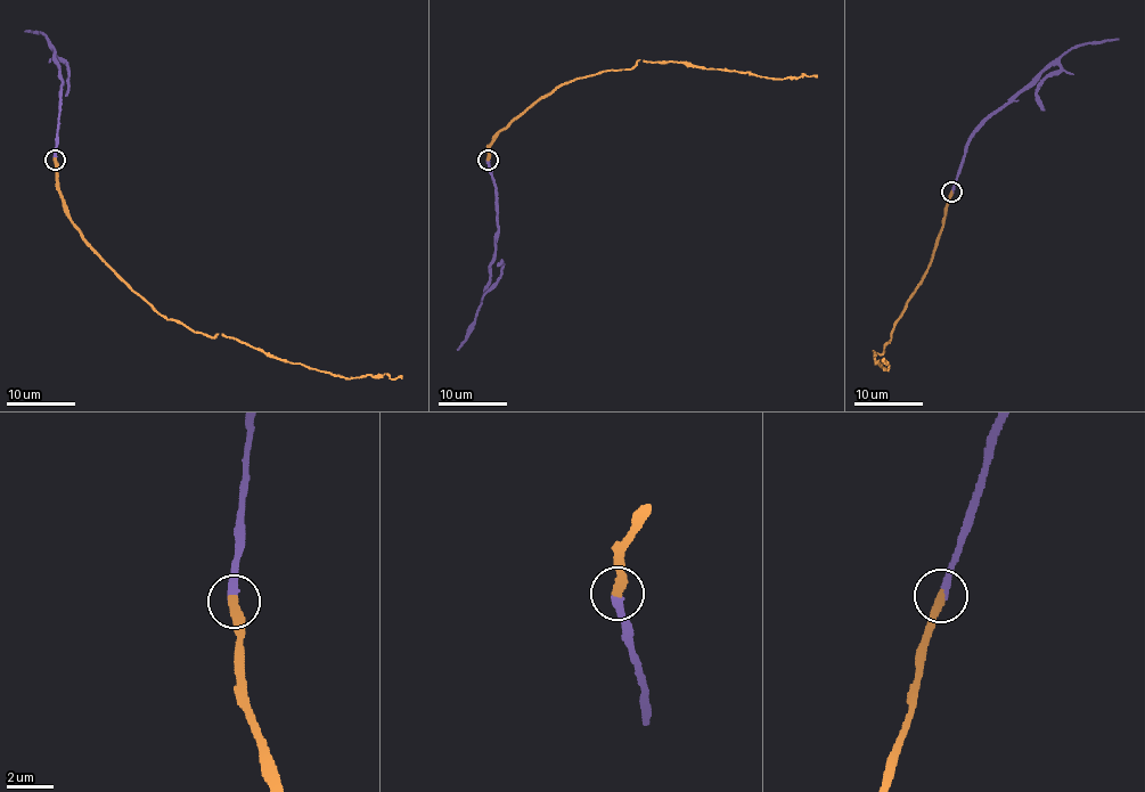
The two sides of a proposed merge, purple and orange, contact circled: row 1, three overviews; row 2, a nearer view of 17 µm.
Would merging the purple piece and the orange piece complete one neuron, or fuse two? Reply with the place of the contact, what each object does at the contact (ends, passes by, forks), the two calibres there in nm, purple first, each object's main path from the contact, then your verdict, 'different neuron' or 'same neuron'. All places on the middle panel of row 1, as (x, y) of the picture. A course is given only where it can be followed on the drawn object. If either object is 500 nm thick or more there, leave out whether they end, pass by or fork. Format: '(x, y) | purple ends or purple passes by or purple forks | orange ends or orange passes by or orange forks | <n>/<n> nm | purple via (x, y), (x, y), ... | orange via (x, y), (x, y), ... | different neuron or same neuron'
(488, 160) | purple ends | orange ends | 320/400 nm | purple via (488, 161), (496, 186), (499, 235), (496, 256), (474, 328), (457, 351) | orange via (488, 158), (493, 135), (558, 87), (629, 68), (639, 59), (683, 62), (697, 67), (783, 79), (817, 76) | same neuron

